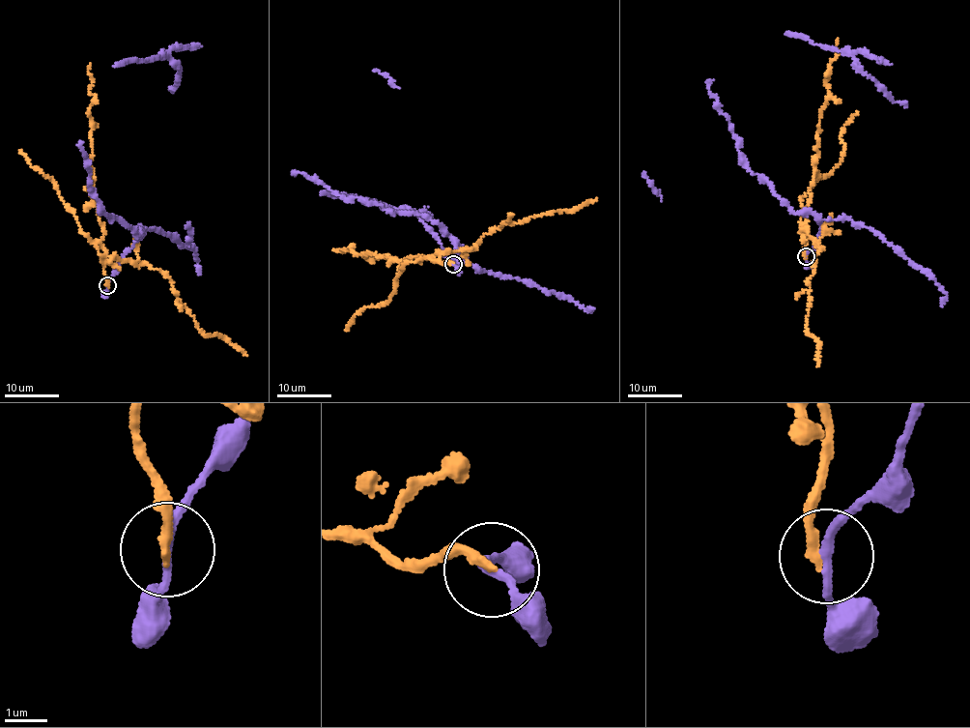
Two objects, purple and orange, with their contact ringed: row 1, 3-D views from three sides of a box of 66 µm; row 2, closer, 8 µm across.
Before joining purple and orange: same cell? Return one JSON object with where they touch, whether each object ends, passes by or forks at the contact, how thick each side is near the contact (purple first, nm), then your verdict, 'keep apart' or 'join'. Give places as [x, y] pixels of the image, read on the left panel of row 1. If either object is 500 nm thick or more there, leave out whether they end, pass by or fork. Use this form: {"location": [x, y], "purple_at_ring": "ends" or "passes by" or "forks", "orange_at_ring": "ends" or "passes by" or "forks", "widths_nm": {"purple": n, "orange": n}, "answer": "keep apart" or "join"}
{"location": [107, 285], "purple_at_ring": "passes by", "orange_at_ring": "ends", "widths_nm": {"purple": 180, "orange": 240}, "answer": "keep apart"}

